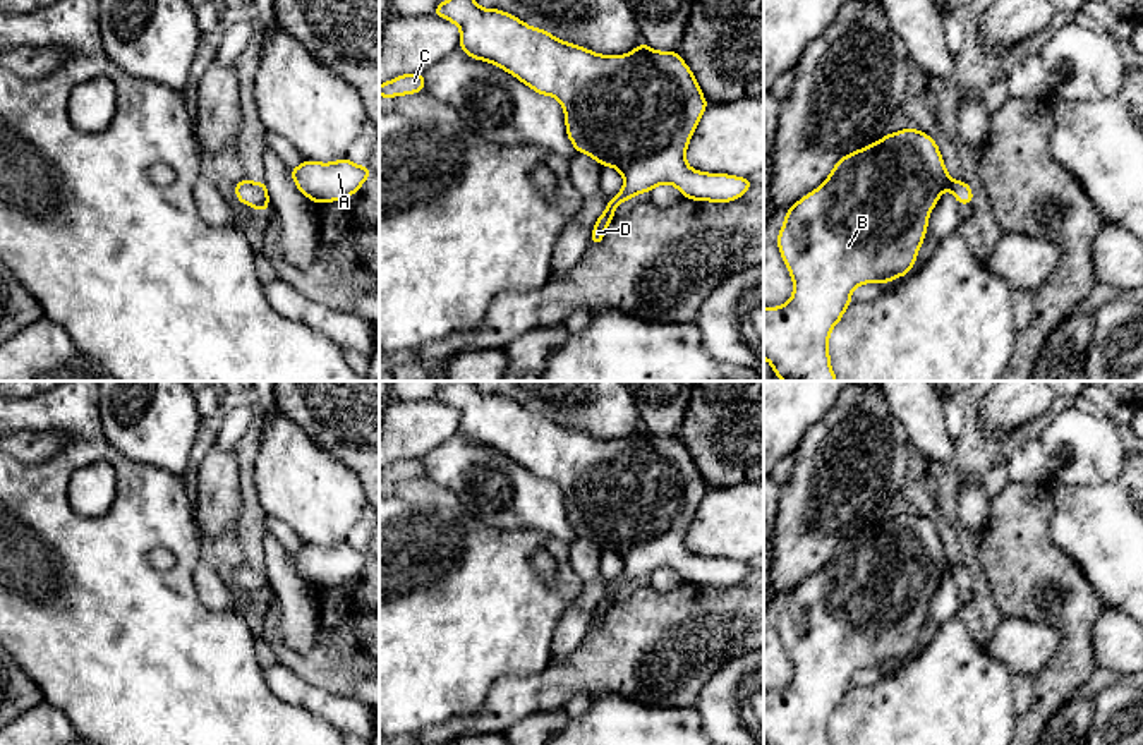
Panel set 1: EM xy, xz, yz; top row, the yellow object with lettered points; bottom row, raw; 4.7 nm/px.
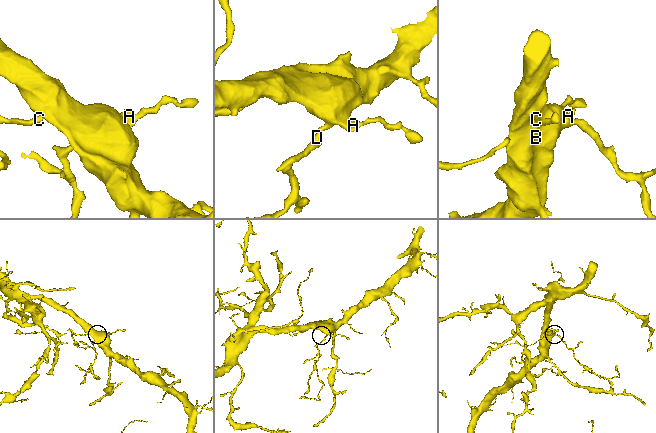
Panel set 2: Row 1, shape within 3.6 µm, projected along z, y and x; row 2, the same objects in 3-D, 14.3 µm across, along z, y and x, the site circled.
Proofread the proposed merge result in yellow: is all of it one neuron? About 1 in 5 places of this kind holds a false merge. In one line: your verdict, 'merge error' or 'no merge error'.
no merge error

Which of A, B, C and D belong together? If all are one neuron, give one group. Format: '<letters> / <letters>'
A B C D

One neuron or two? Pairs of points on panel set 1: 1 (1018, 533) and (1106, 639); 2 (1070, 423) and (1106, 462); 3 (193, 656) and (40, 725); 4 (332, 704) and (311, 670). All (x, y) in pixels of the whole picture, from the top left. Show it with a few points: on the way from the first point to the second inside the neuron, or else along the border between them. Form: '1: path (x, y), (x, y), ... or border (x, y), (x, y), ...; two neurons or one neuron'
1: border (1104, 606), (1092, 632), (1092, 658), (1095, 665); two neurons
2: path (1076, 433), (1095, 452); one neuron
3: border (45, 701), (54, 704), (72, 726); two neurons
4: border (285, 668), (313, 685), (352, 697); two neurons

